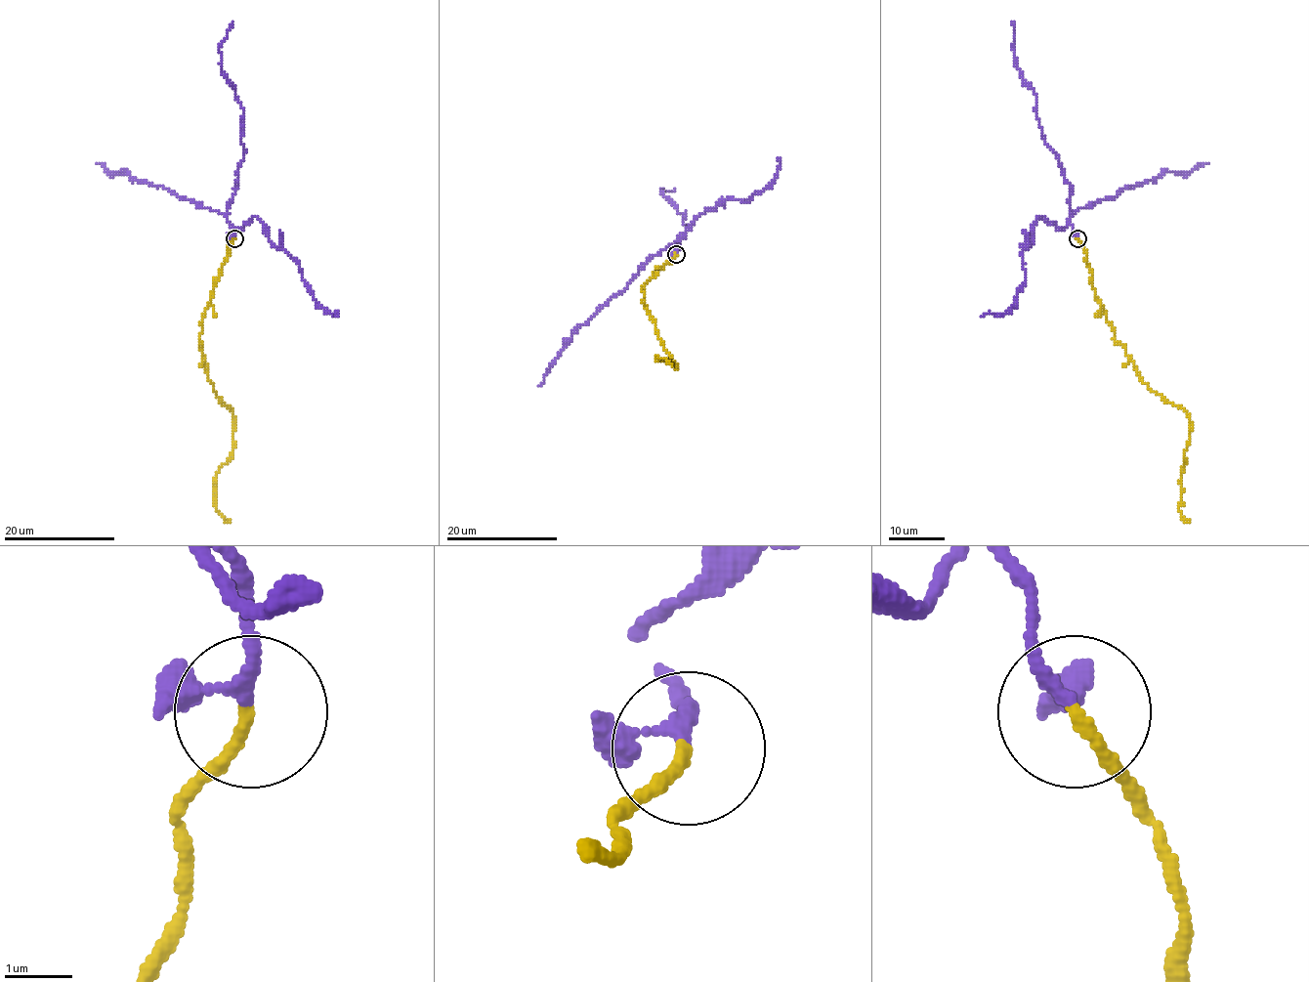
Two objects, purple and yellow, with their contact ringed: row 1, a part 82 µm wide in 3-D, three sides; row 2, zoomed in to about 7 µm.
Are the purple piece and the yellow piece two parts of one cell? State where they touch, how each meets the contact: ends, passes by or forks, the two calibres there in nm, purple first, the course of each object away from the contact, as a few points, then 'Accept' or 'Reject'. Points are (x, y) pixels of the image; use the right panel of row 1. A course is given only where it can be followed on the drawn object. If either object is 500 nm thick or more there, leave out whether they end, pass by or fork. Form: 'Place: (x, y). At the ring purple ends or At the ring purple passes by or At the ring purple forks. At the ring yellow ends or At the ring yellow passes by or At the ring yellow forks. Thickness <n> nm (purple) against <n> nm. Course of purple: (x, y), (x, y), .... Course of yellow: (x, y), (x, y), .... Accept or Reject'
Place: (1077, 238). At the ring purple passes by. At the ring yellow ends. Thickness 150 nm (purple) against 170 nm. Course of purple: (1077, 237), (1069, 220), (1071, 187), (1044, 139), (1035, 93), (1018, 66), (1012, 22). Course of yellow: (1077, 237), (1114, 339), (1124, 348), (1150, 389), (1189, 417), (1179, 509), (1189, 520). Reject

